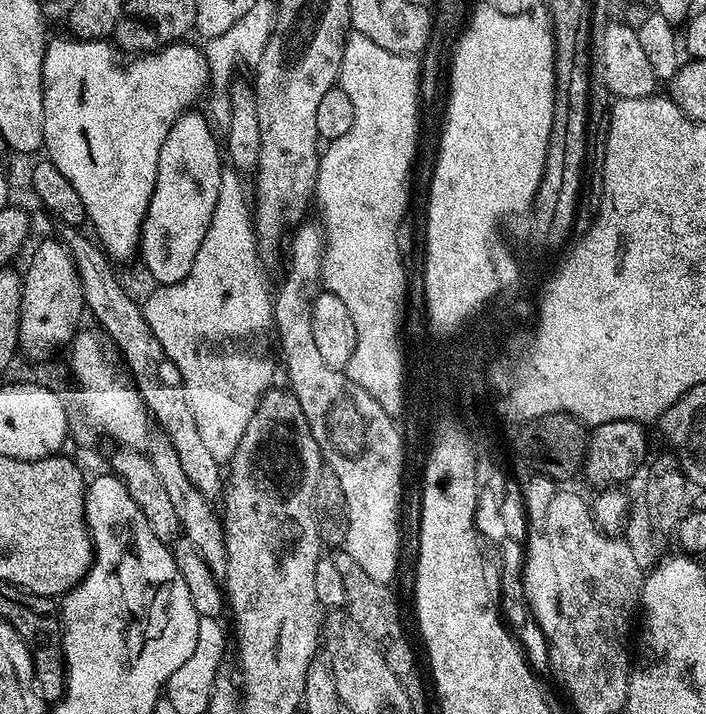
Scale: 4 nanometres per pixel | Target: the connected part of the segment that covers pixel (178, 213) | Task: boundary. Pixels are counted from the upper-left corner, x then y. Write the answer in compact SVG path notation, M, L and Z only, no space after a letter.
M196 110L185 112L166 134L166 142L162 142L154 194L150 194L150 206L140 231L138 256L144 259L157 285L177 284L190 274L198 246L202 246L206 230L210 230L210 218L214 218L221 167L222 148L212 136L209 117L199 116Z

